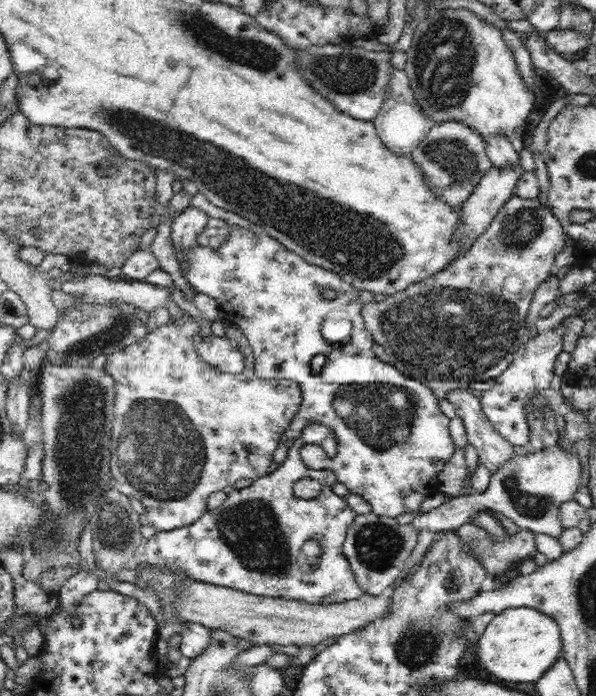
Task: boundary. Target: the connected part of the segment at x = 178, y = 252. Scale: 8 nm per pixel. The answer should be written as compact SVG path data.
M188 206L185 212L174 219L171 224L174 254L178 264L180 264L182 278L187 280L186 284L191 285L189 274L192 272L192 258L189 258L189 254L192 254L194 249L201 246L201 236L208 221L209 216L206 215L206 212Z

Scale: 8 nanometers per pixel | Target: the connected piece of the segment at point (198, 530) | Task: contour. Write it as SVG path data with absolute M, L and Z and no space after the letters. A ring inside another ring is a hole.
M310 425L309 428L306 428L304 436L294 440L294 445L289 448L288 457L281 464L282 466L280 466L275 472L272 472L266 477L260 478L258 481L254 481L251 486L248 486L248 488L242 488L242 490L239 491L234 489L229 493L228 500L226 500L224 504L219 508L216 508L214 511L208 510L199 520L196 520L196 522L191 523L189 526L182 526L182 528L177 528L171 531L158 531L148 541L145 541L145 555L147 562L170 563L172 567L184 567L189 574L194 576L194 580L206 581L207 583L242 590L243 592L257 596L282 597L291 601L306 601L310 604L318 603L323 605L343 603L344 601L353 601L354 599L360 598L364 593L356 581L353 568L351 567L350 561L346 558L345 550L343 549L345 541L348 540L348 529L350 526L355 524L358 514L354 509L352 509L352 507L350 507L350 505L348 505L348 499L346 496L338 496L338 494L335 494L332 491L332 486L338 482L336 474L332 470L320 470L318 472L310 469L308 465L304 463L304 460L302 459L302 448L308 446L308 444L318 444L323 448L329 458L334 458L337 454L335 439L331 437L331 432L328 431L328 429L322 428L320 425ZM305 477L316 478L322 484L323 489L317 498L307 500L297 498L294 495L293 488L295 482ZM310 538L315 538L320 543L320 546L322 546L322 558L320 558L320 562L317 562L312 566L309 571L306 571L300 566L300 564L298 564L298 562L300 561L300 548L302 548L302 544Z

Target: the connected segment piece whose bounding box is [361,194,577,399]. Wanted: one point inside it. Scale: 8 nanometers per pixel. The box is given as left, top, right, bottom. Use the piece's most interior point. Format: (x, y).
(463, 325)

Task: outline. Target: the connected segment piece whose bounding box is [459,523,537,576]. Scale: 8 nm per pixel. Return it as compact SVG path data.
M470 523L463 524L461 537L477 543L477 553L485 569L497 576L502 576L506 568L513 563L519 565L523 558L530 557L537 551L537 534L528 529L519 528L509 541L497 540L486 530Z

